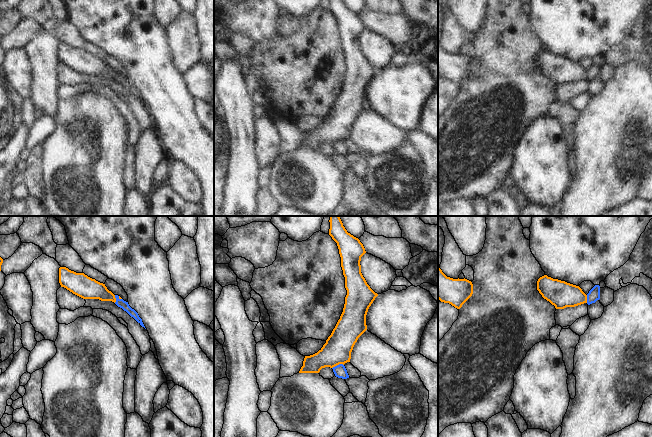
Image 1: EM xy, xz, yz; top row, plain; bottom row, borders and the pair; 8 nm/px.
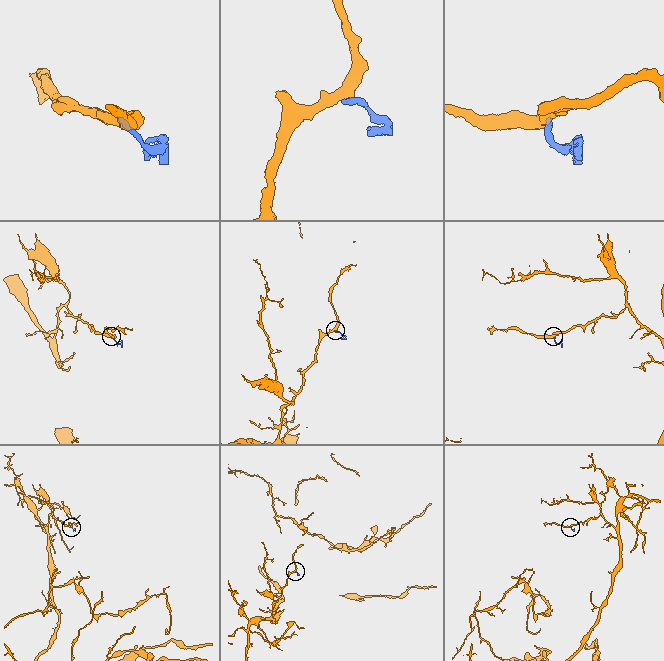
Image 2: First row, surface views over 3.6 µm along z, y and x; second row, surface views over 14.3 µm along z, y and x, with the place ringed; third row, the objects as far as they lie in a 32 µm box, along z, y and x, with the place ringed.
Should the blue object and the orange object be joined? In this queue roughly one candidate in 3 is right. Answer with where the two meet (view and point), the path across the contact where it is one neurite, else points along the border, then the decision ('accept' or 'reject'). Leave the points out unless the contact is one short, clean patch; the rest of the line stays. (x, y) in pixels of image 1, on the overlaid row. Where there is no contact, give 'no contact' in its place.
contact xz (337, 365); border xz (343, 364), (337, 364), (332, 368); reject

